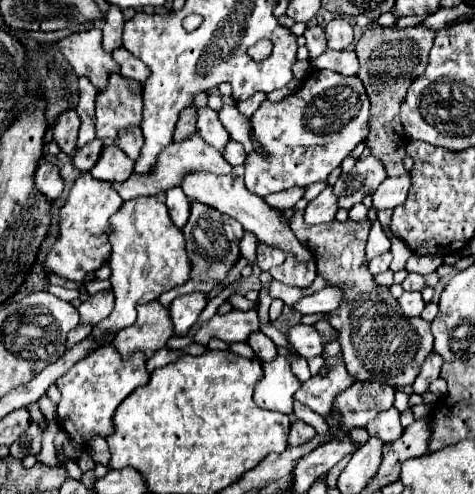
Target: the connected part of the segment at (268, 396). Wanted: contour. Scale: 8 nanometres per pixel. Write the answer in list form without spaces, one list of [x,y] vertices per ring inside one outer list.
[[[276,355],[272,361],[262,361],[262,369],[264,375],[254,389],[256,405],[280,413],[292,413],[294,393],[300,389],[300,381],[292,373],[290,361]]]

